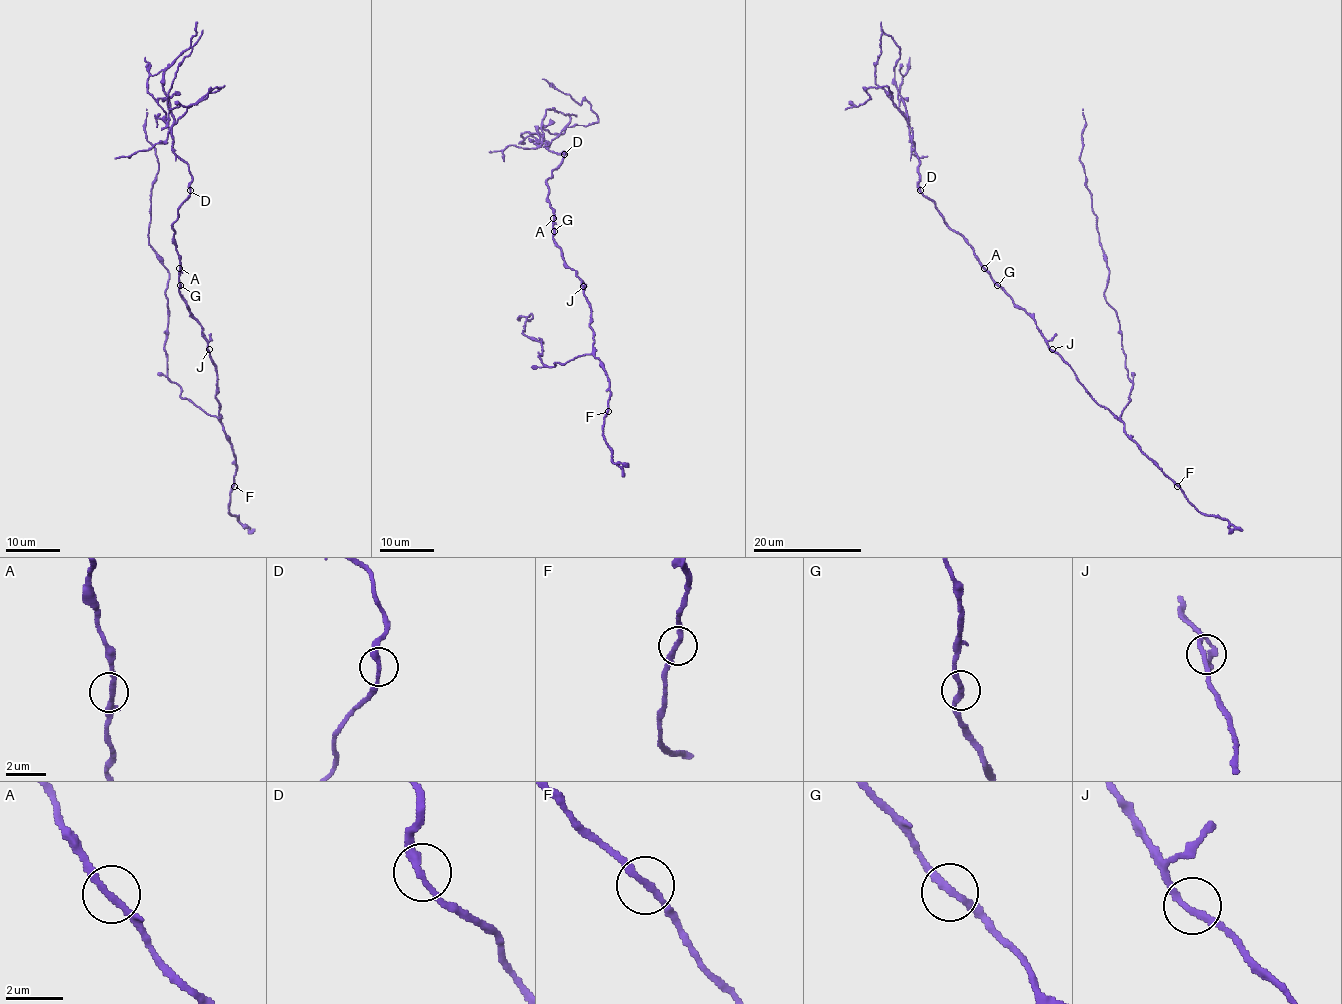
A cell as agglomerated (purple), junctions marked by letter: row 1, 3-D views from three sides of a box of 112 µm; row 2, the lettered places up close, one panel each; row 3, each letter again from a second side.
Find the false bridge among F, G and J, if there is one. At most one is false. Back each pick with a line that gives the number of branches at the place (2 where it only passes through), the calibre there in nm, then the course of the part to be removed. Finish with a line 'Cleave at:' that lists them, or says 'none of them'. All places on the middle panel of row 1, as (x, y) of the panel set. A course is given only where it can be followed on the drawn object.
G: Branches: 2. Thickness 260 nm. Course of the part to remove: (554, 232), (546, 181), (565, 153), (552, 153), (546, 143), (598, 116), (542, 79)
Cleave at: G

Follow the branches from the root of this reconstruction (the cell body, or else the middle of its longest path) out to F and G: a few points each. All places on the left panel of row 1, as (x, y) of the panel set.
F: (210, 356), (217, 374), (219, 420), (235, 457), (234, 486)
G: (210, 356), (208, 340), (191, 315), (179, 291), (180, 285)

